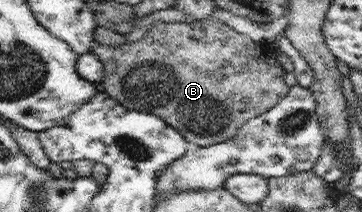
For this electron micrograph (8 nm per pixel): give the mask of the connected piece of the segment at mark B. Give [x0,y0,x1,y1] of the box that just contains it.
[91,18,289,146]

